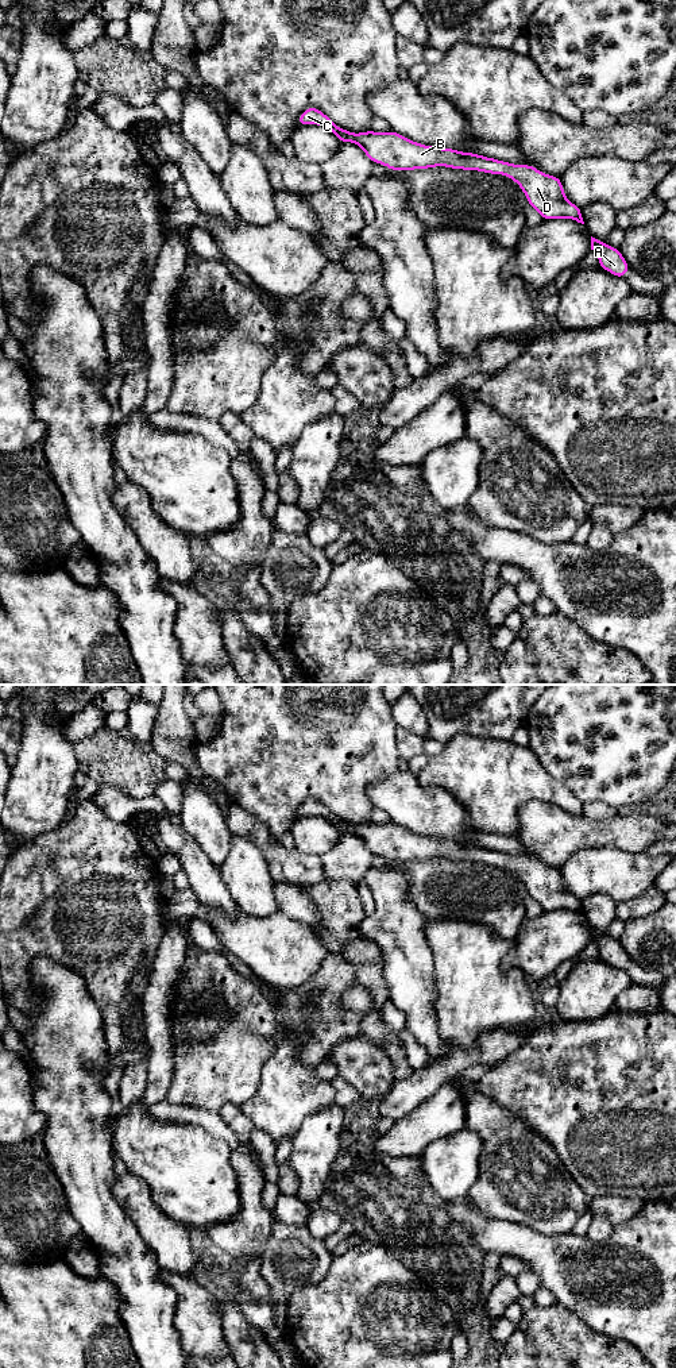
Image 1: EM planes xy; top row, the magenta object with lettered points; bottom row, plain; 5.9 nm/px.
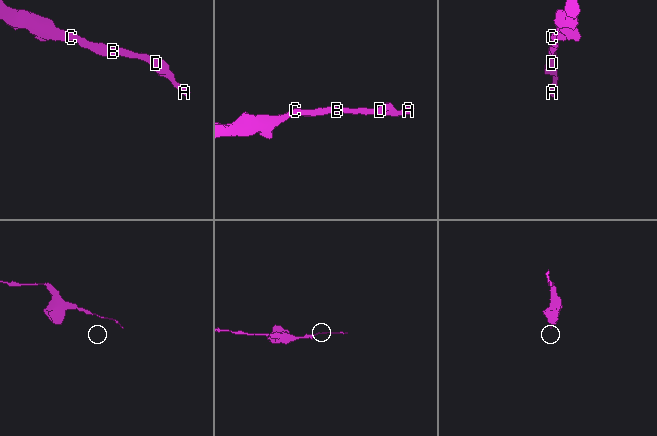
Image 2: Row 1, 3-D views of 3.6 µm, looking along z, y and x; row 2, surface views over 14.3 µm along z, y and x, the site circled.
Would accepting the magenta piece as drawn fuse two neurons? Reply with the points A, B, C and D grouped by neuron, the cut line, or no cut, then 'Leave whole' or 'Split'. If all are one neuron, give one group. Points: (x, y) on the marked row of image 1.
Groups: A B C D. No split. Leave whole

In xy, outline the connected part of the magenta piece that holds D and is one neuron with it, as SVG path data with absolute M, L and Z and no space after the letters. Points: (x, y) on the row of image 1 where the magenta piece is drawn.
M308 107L298 116L297 123L300 126L318 124L329 128L341 143L354 142L359 144L374 163L386 165L390 170L402 172L448 166L451 169L506 174L521 186L528 203L541 213L544 220L567 217L584 224L582 209L567 200L560 178L544 174L534 166L513 165L474 153L460 153L453 149L429 147L394 131L385 134L375 131L348 132L337 127L325 113L314 107Z

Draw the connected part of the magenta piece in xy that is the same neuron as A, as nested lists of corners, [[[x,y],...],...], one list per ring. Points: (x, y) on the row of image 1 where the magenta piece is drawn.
[[[591,236],[591,250],[598,254],[600,267],[619,278],[625,278],[630,266],[626,263],[619,248],[607,246],[602,240]]]

